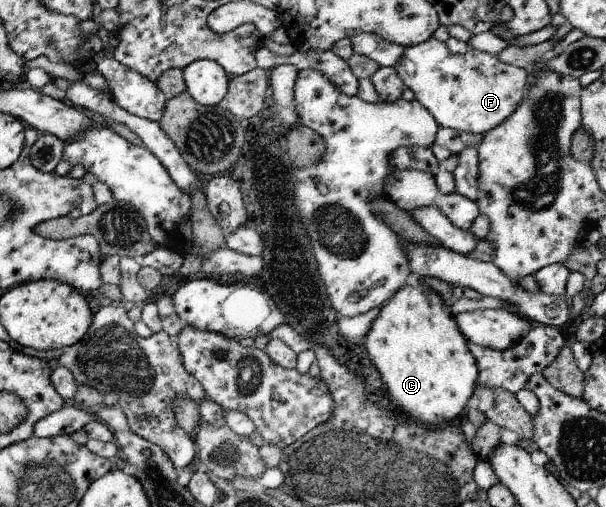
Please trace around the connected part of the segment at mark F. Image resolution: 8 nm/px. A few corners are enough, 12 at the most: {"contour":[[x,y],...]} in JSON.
{"contour":[[434,37],[395,69],[439,127],[484,135],[529,72]]}

